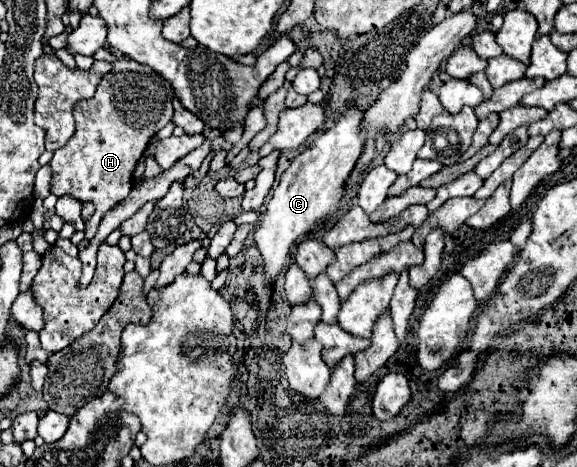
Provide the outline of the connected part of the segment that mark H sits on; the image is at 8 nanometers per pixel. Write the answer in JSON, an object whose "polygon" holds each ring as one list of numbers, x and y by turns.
{"polygon":[[116,60,112,64,112,70,102,78,102,82,96,88,96,94,88,100,80,100,72,114,76,122,76,132,68,140,68,144,54,152,50,160,52,168,52,182,50,182,50,194,54,196,72,196,78,202,92,202,96,206,94,214,86,222,84,238,90,240,96,234,96,228,108,208,116,204,116,200,122,200,132,190,132,172,140,156,144,154,150,138,164,128,172,120,172,86,166,78,162,78,158,72,154,72,150,66,138,64,134,60]]}

